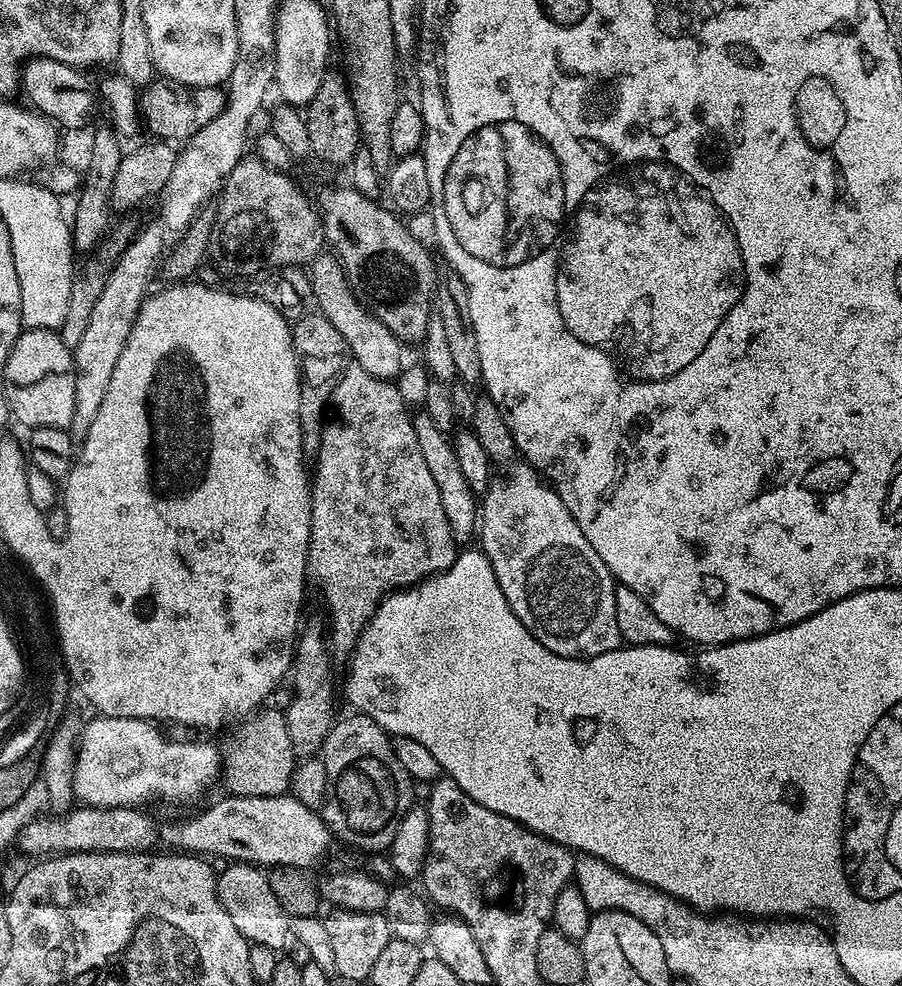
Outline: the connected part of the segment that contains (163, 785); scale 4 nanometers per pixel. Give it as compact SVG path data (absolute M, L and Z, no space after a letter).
M97 715L96 720L92 720L85 726L84 732L79 733L76 745L76 761L72 767L72 790L75 799L81 805L89 808L130 808L133 806L144 806L147 800L192 800L195 796L200 796L212 783L219 781L222 776L222 752L212 744L199 744L196 740L171 740L168 736L163 736L159 732L155 723L138 718L110 718L109 716Z

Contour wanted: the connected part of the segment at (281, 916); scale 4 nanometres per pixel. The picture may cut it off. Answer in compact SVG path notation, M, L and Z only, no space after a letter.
M232 862L228 868L219 869L216 877L216 893L226 910L230 914L238 934L247 938L249 945L261 944L275 950L282 950L290 944L292 926L287 910L278 902L274 890L270 890L268 872L263 867L243 862Z

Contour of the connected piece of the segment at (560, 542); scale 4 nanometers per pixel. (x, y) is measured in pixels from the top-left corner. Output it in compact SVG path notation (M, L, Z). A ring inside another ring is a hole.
M516 462L507 469L507 472L508 476L498 477L497 475L482 493L482 503L478 508L478 540L480 536L481 545L479 544L479 547L490 562L491 569L494 570L494 576L498 579L498 586L501 587L503 597L510 604L511 610L517 615L518 620L538 638L538 642L560 657L584 659L586 657L596 657L598 654L609 653L610 650L621 647L622 639L616 623L615 588L617 583L615 577L612 576L606 564L602 562L602 558L599 557L594 546L590 546L590 542L586 542L586 534L582 534L578 522L572 517L570 510L566 510L566 506L555 488L545 483L540 473L531 464Z

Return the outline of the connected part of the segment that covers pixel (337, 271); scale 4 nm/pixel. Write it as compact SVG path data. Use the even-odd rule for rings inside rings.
M317 255L310 264L310 279L312 282L311 299L316 299L319 315L328 319L330 326L335 326L338 334L346 338L346 346L354 361L355 367L366 370L368 374L374 374L379 380L395 381L400 372L400 348L401 340L374 314L370 314L358 302L358 298L352 293L352 287L348 284L346 274L342 270L339 260L335 255Z

